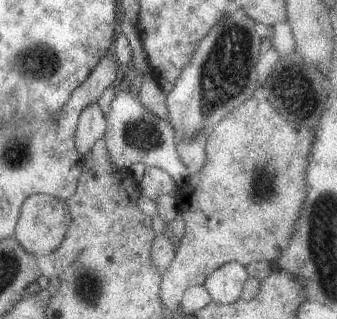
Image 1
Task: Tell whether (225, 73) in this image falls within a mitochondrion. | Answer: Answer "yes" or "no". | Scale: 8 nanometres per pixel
yes

